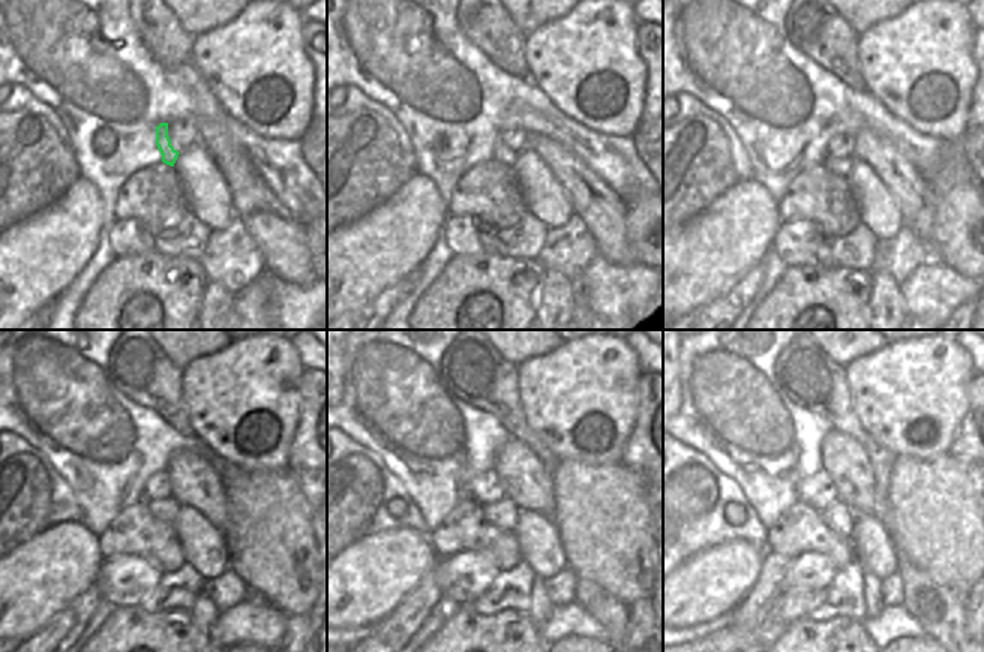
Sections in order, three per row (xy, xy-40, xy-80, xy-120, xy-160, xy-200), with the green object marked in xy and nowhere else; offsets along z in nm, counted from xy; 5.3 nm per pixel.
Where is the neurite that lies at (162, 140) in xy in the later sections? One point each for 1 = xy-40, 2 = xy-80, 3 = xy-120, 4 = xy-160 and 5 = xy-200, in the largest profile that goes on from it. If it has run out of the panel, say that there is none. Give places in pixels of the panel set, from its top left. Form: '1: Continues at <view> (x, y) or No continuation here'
1: Continues at xy-40 (503, 153)
2: Continues at xy-80 (840, 167)
3: Continues at xy-120 (164, 508)
4: Continues at xy-160 (503, 513)
5: Continues at xy-200 (837, 516).

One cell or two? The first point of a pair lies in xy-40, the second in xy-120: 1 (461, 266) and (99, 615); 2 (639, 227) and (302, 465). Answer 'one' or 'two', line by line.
1: two
2: two

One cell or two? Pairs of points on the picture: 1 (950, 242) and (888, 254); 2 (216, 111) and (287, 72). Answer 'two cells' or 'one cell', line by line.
1: two cells
2: two cells

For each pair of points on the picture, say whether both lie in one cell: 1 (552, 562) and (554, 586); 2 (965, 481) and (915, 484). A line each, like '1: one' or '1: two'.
1: two
2: one

